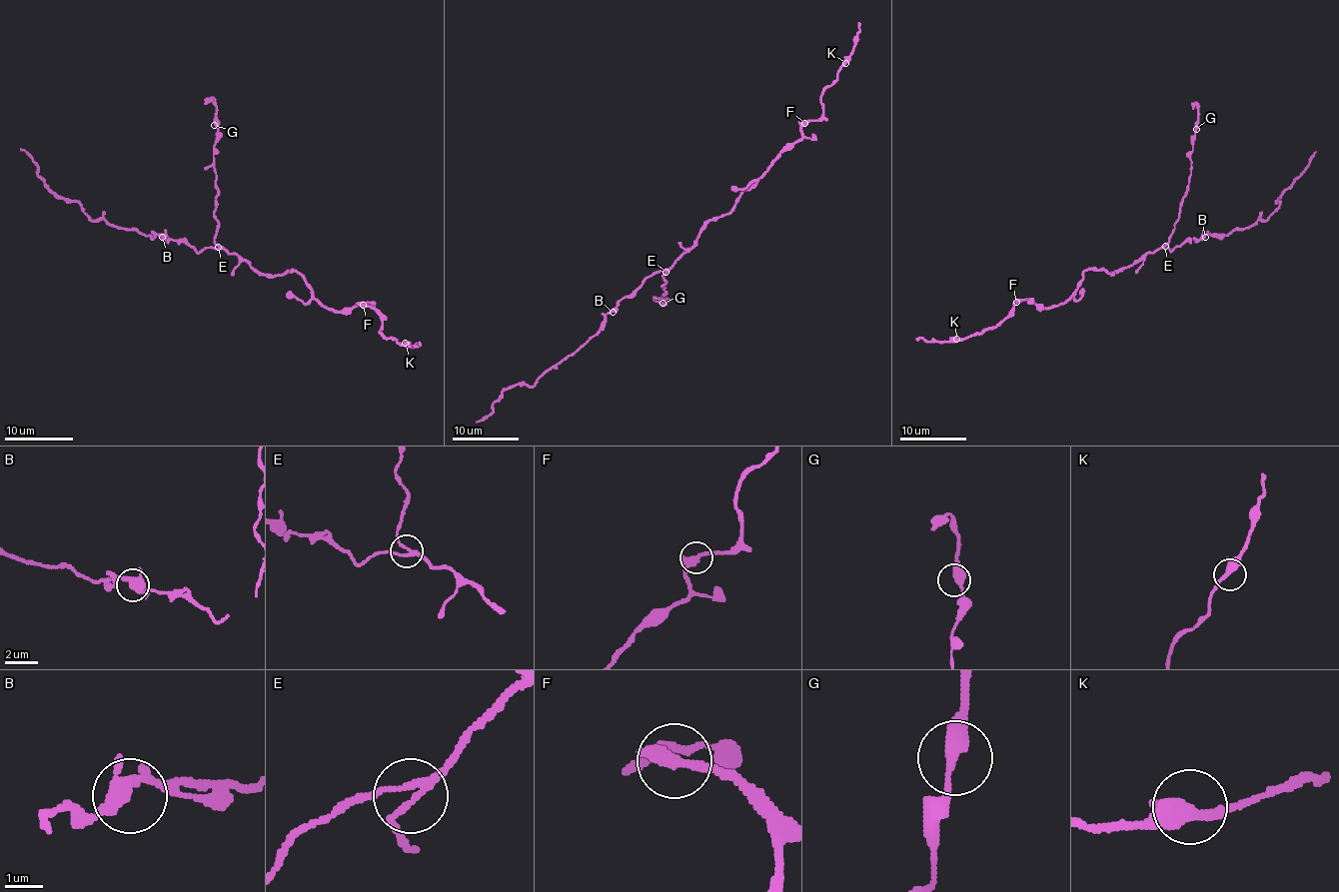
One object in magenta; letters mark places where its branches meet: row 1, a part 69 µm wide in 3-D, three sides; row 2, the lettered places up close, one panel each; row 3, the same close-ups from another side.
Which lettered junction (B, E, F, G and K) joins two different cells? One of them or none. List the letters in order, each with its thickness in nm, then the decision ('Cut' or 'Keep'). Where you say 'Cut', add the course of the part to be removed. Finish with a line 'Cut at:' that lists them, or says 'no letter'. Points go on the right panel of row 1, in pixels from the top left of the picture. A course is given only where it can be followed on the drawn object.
B: Thickness 360 nm. Keep
E: Thickness 190 nm. Keep
F: Thickness 360 nm. Keep
G: Thickness 400 nm. Keep
K: Thickness 420 nm. Keep
Cut at: no letter

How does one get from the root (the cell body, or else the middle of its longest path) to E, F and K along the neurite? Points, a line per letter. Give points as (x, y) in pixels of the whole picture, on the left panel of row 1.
E: (247, 263), (237, 254), (228, 254), (218, 247)
F: (247, 263), (273, 276), (297, 271), (311, 293), (328, 309), (350, 311), (362, 306)
K: (247, 263), (273, 276), (297, 271), (328, 309), (371, 307), (381, 319), (380, 331), (405, 343)

